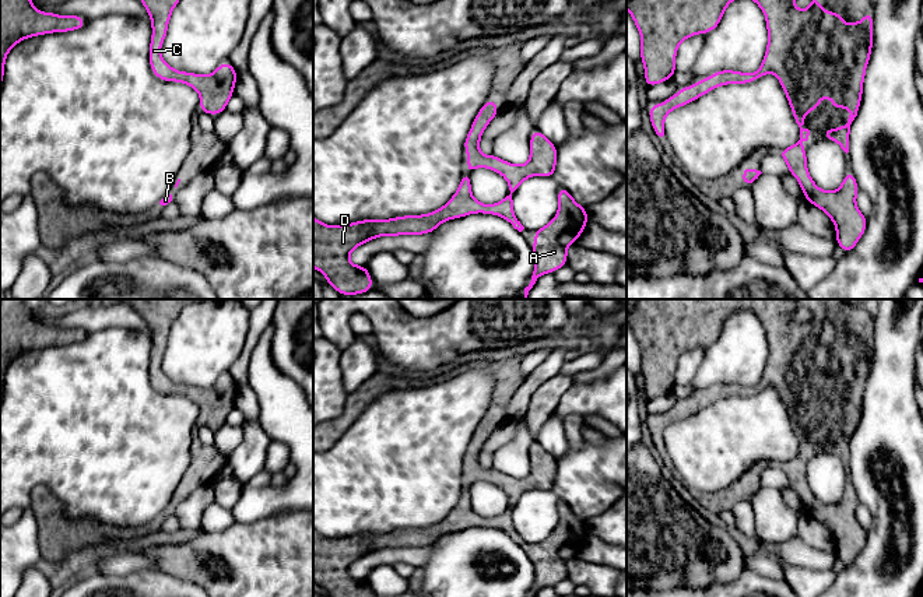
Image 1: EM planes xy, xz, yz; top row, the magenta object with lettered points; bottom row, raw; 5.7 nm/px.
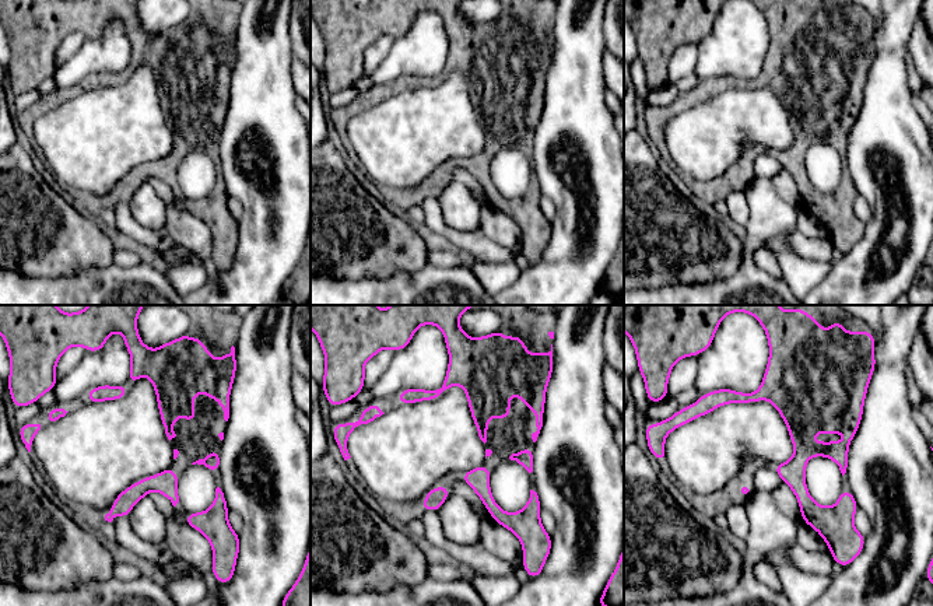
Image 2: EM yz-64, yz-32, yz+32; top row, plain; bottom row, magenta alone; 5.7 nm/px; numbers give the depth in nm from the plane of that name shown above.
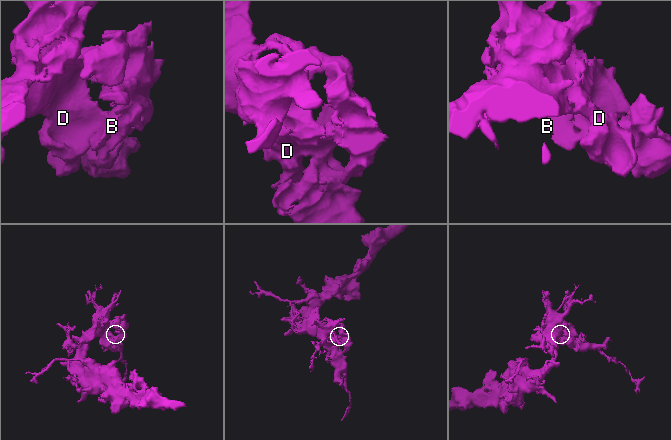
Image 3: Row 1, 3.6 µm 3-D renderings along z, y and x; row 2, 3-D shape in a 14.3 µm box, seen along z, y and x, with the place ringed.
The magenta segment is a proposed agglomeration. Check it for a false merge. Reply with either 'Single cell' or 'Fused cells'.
Single cell

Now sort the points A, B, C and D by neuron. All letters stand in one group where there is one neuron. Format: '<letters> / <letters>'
A B C D

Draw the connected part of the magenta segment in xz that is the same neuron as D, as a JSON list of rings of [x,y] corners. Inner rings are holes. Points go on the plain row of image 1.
[[[491,411],[477,426],[463,457],[467,464],[467,487],[460,491],[460,499],[452,512],[439,523],[390,533],[361,533],[338,540],[326,538],[313,530],[313,580],[327,591],[327,597],[372,597],[368,582],[350,576],[348,568],[379,549],[431,547],[445,534],[475,526],[499,528],[522,545],[524,540],[513,527],[513,506],[530,489],[552,491],[558,463],[534,442],[530,449],[530,473],[526,477],[513,478],[494,467],[482,468],[478,461],[481,449],[496,428],[498,418]],[[475,481],[488,481],[501,487],[509,496],[509,508],[495,517],[477,515],[471,508],[470,495],[470,485]]]

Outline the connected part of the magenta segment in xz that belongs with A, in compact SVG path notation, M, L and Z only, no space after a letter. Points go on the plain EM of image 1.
M558 499L558 527L534 544L534 584L530 597L568 577L566 562L578 555L587 535L586 520L579 519L565 501Z

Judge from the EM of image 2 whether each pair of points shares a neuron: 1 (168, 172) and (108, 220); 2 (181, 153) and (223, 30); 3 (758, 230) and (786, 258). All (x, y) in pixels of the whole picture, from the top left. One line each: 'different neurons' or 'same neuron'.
1: different neurons
2: same neuron
3: different neurons

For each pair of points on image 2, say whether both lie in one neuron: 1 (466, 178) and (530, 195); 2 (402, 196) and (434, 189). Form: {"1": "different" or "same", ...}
{"1": "different", "2": "same"}

